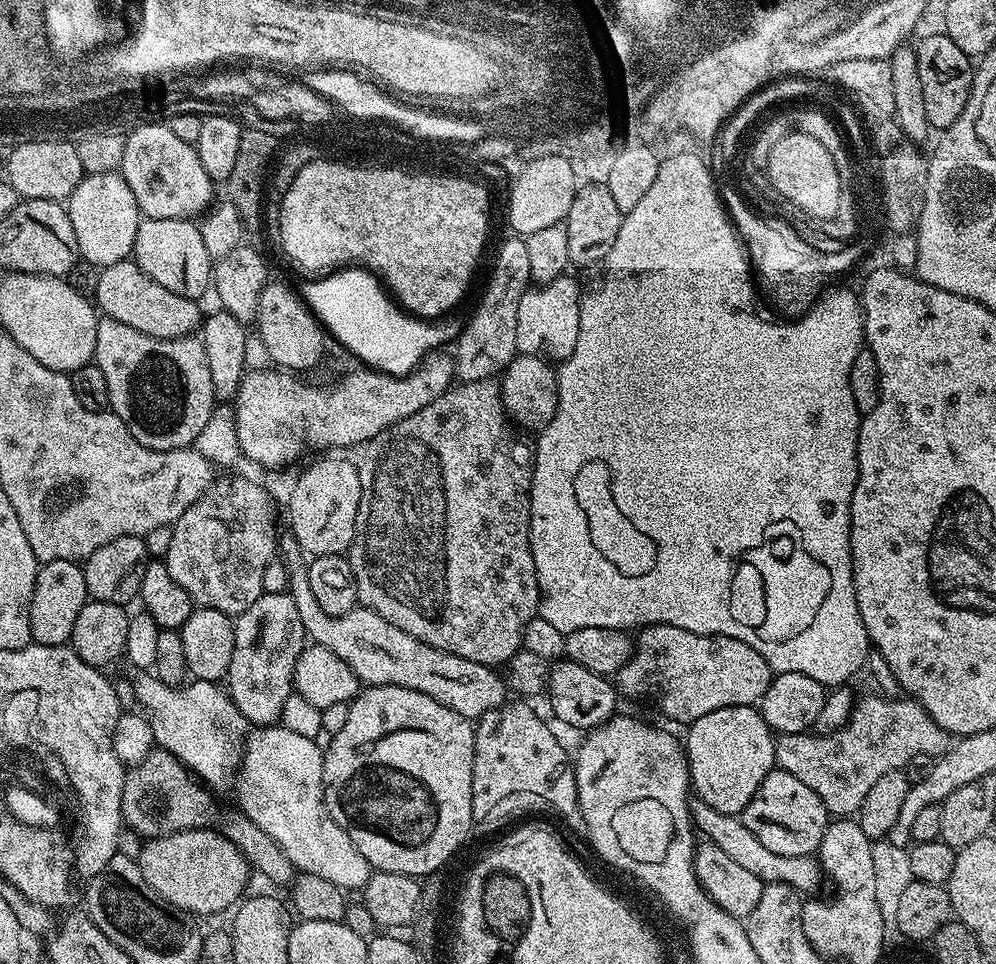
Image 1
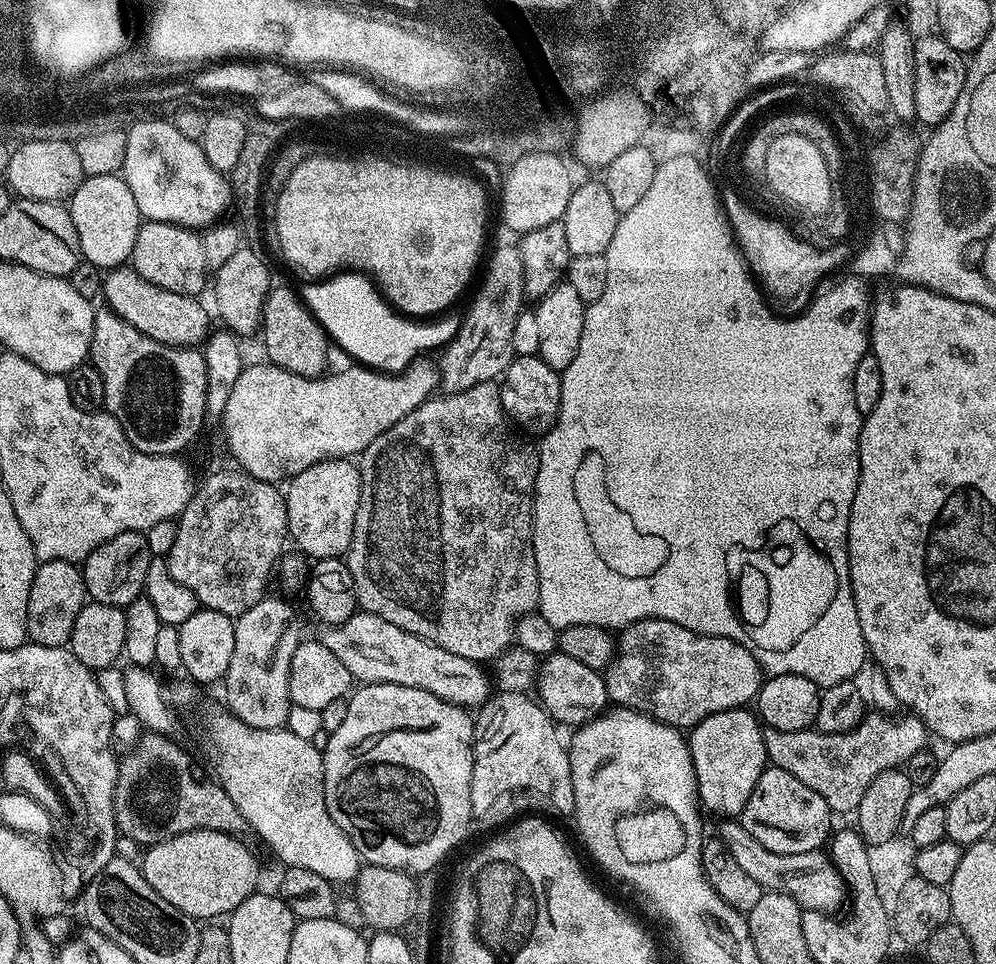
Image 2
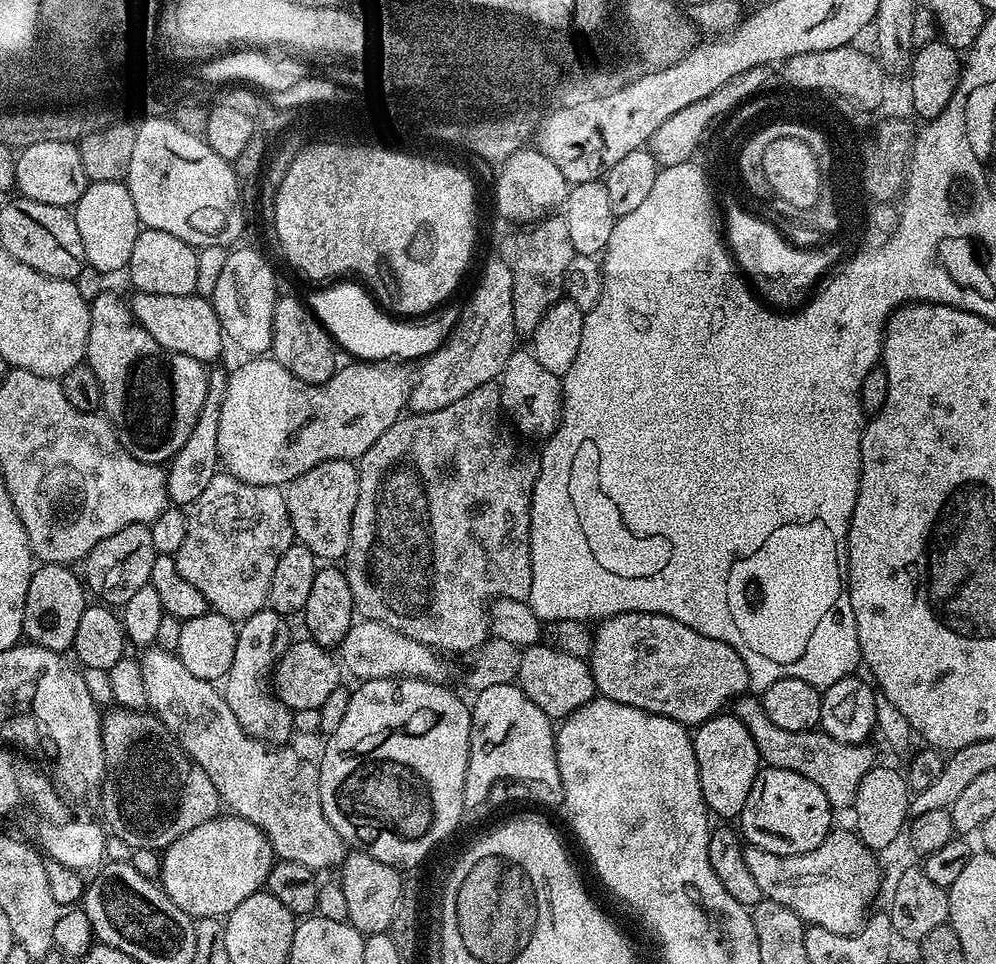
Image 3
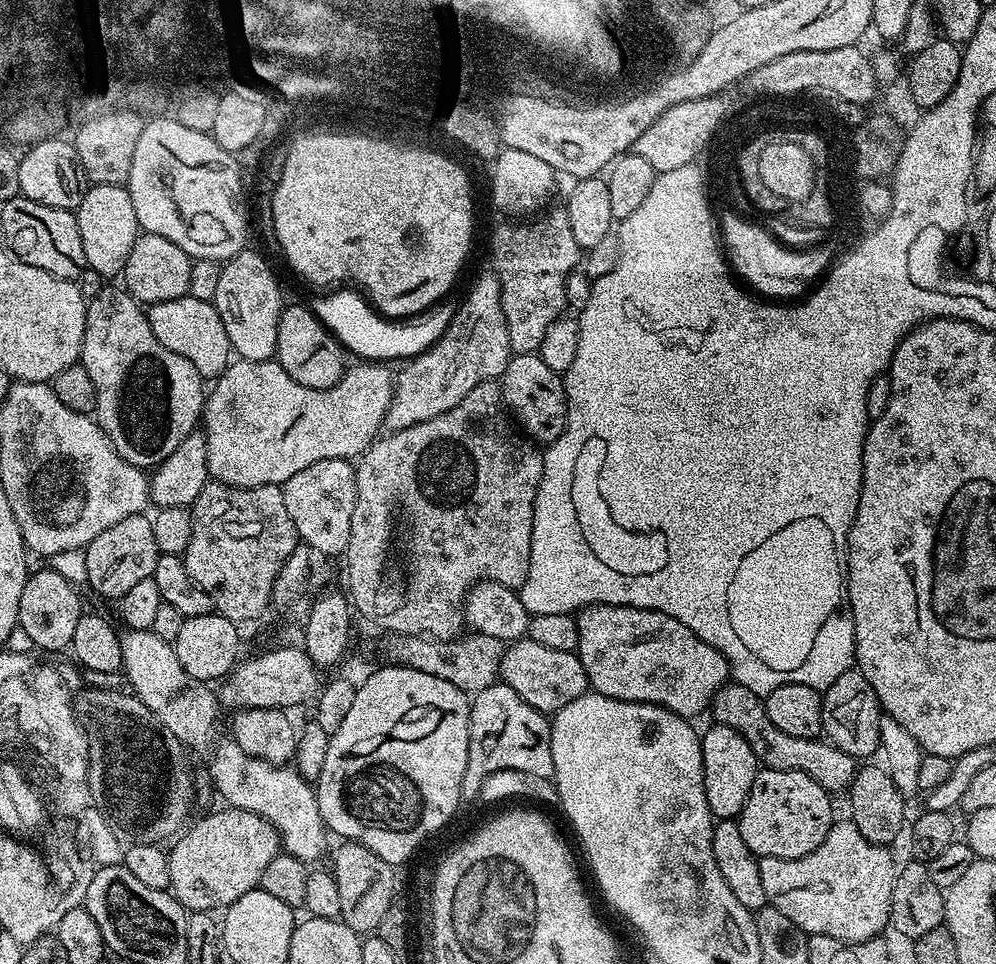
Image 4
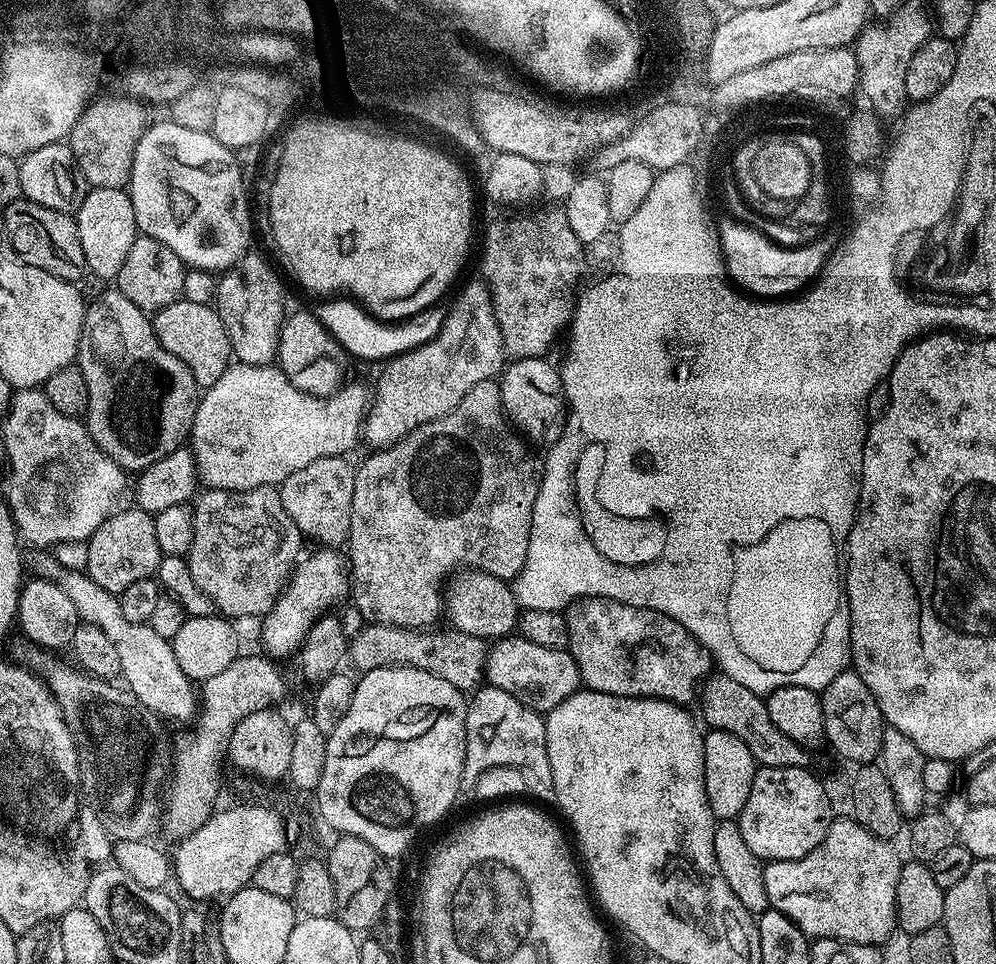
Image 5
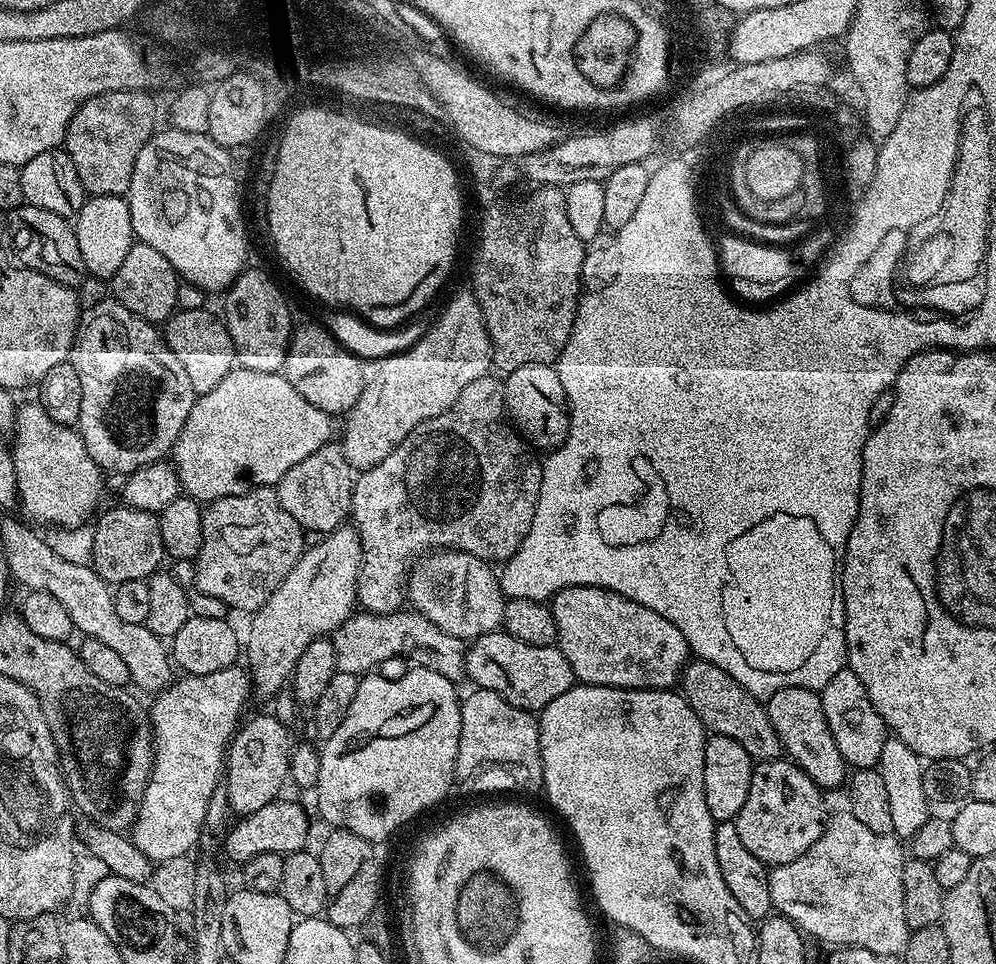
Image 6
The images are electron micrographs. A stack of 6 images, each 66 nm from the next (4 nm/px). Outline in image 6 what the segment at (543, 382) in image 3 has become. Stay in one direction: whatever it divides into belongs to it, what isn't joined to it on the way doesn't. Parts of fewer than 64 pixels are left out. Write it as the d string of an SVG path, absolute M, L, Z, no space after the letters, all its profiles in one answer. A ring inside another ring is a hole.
M551 364L518 366L518 370L507 373L503 377L503 382L506 415L517 433L533 449L558 448L568 437L568 399L562 390L562 382L558 378L555 367Z

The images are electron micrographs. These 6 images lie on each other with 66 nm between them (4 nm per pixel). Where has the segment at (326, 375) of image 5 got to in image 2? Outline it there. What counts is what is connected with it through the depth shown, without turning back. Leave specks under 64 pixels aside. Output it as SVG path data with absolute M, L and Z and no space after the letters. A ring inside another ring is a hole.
M273 287L264 303L262 337L264 352L269 361L282 370L299 376L323 376L328 364L328 344L330 337L324 327L316 321L316 315L304 303L301 293L292 288Z

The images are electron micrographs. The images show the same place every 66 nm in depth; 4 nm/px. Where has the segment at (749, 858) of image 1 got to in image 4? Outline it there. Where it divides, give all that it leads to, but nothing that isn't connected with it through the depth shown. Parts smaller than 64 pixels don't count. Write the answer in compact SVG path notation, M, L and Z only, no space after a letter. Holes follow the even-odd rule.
M851 819L833 823L824 841L810 854L802 858L763 857L760 860L762 887L766 890L768 904L782 910L790 922L794 922L808 936L829 936L838 938L847 944L861 944L867 940L877 939L883 928L889 927L890 898L894 894L894 882L898 864L892 861L889 849L882 844L875 844L862 836L862 831Z

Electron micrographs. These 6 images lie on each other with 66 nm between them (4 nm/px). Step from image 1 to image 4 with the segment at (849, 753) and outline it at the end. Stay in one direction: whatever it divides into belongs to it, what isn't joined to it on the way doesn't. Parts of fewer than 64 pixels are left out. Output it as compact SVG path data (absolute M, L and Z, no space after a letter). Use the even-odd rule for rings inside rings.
M729 682L716 691L710 705L712 720L722 726L730 726L750 742L750 750L754 750L757 761L765 768L774 770L798 770L814 782L821 784L830 794L842 793L852 783L858 769L857 757L846 754L841 748L824 738L794 738L784 731L778 730L774 722L770 722L770 714L766 714L764 700L754 694L754 690L746 690L744 684Z

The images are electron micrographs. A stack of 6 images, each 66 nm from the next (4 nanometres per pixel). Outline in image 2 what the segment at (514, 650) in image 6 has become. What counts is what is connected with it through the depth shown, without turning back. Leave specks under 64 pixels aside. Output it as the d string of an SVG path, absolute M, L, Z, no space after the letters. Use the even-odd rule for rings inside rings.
M559 650L539 661L534 692L540 707L560 726L585 724L588 720L599 716L610 704L603 675L597 669L586 666Z

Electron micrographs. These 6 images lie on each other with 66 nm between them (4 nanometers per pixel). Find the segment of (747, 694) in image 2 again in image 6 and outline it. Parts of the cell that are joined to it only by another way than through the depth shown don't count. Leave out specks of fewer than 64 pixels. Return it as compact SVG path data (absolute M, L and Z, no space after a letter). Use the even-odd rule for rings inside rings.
M570 586L552 597L550 607L554 614L556 639L560 652L566 658L566 662L570 662L572 675L581 684L601 684L611 686L611 688L662 688L668 690L679 681L682 669L690 659L686 638L682 638L682 630L678 630L678 626L674 626L674 622L666 622L666 618L662 618L662 614L626 598L621 592L611 592L605 588L595 588L594 586Z

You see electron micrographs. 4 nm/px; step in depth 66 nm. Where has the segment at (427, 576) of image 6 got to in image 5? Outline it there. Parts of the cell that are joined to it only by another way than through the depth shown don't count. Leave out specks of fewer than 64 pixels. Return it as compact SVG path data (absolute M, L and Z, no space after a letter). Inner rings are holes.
M460 570L447 581L442 592L442 608L453 629L481 638L503 638L518 624L518 605L509 581L479 570Z

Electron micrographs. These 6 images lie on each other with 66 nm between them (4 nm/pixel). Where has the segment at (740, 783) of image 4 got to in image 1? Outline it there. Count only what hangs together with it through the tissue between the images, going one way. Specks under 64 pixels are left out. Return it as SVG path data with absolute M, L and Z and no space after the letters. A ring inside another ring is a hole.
M751 704L742 706L726 706L722 710L714 710L710 714L702 714L690 725L687 725L686 755L688 758L688 774L690 788L701 800L723 816L740 816L744 808L754 798L758 786L776 768L776 739L768 723L762 718L759 707Z

